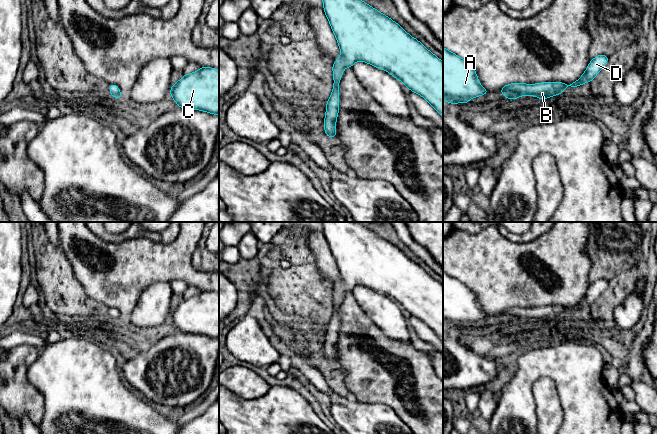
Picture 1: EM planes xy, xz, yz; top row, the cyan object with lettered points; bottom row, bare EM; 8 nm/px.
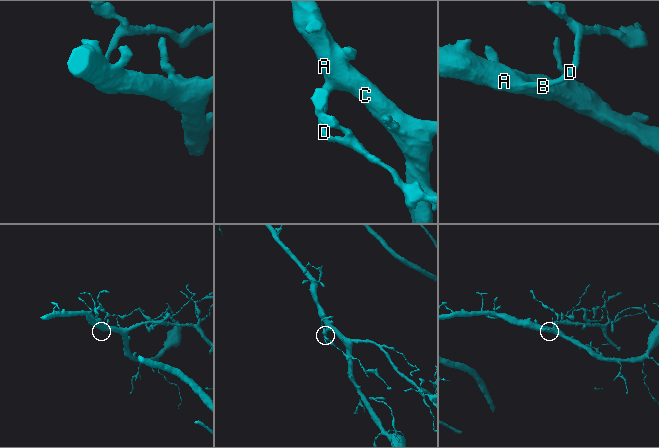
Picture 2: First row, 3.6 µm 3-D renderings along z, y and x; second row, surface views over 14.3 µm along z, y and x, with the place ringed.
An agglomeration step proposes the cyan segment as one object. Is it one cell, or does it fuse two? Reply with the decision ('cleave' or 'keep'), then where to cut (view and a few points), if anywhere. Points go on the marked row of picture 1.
keep; cut none

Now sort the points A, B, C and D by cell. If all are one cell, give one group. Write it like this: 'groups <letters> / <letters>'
groups A B C D

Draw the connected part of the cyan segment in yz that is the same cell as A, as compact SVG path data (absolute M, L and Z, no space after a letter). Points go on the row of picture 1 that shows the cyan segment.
M443 47L443 100L451 104L459 102L467 104L470 99L488 92L489 90L481 86L474 68L467 61Z

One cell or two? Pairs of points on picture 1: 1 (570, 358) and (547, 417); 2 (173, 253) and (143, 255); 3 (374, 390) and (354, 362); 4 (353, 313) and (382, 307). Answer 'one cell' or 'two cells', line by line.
1: two cells
2: one cell
3: one cell
4: two cells

